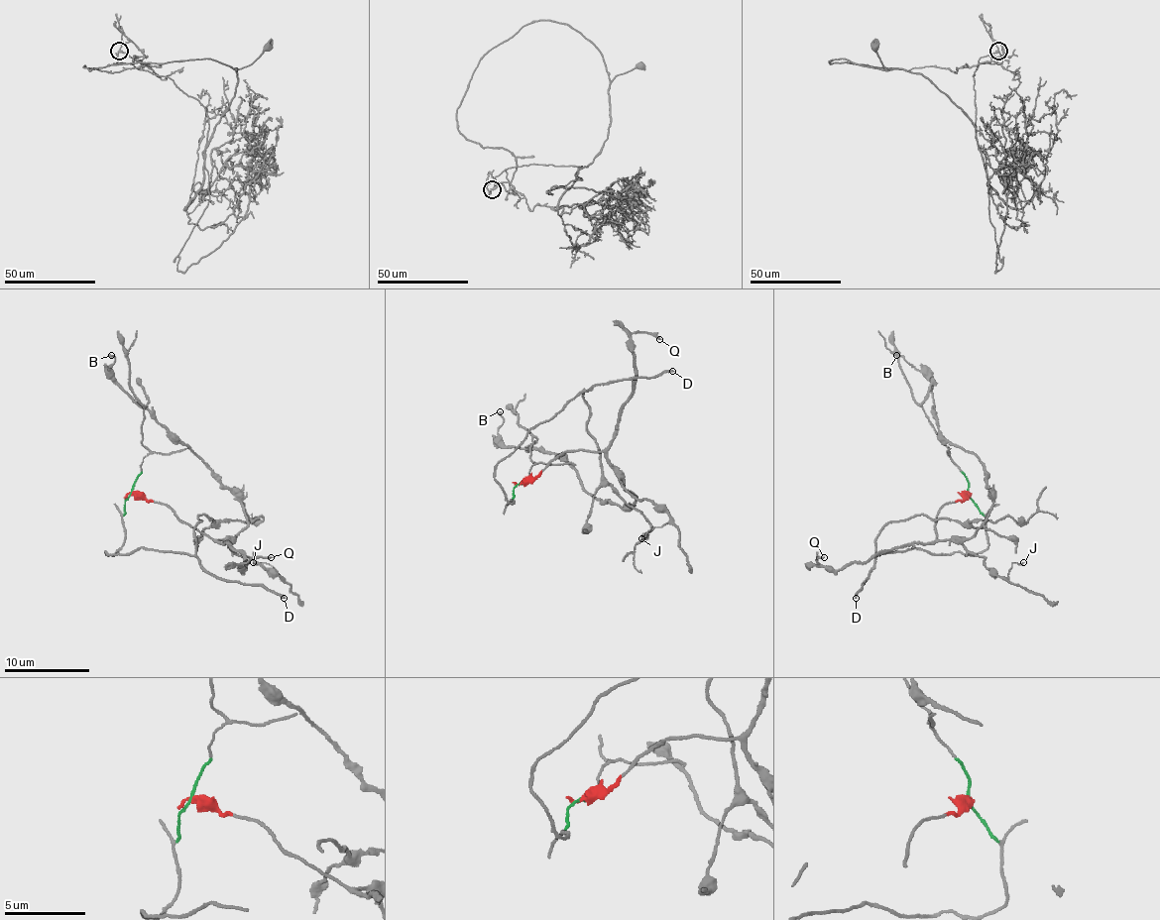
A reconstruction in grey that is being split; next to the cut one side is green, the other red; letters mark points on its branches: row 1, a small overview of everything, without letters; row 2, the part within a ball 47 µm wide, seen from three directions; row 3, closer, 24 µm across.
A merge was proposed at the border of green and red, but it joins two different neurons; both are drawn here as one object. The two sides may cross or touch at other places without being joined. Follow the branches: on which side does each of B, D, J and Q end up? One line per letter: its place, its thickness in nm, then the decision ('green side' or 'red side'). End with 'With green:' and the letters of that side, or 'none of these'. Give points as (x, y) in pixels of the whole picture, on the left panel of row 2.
B: (111, 355) | 180 nm | red side
D: (284, 598) | 220 nm | green side
J: (253, 562) | 90 nm | red side
Q: (271, 557) | 200 nm | red side
With green: D

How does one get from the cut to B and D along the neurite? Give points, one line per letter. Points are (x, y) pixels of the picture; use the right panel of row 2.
B: (969, 494), (939, 511), (936, 538), (967, 540), (984, 523), (986, 466), (941, 433), (930, 383), (896, 355)
D: (969, 494), (986, 519), (984, 551), (928, 553), (915, 547), (878, 553), (856, 598)

